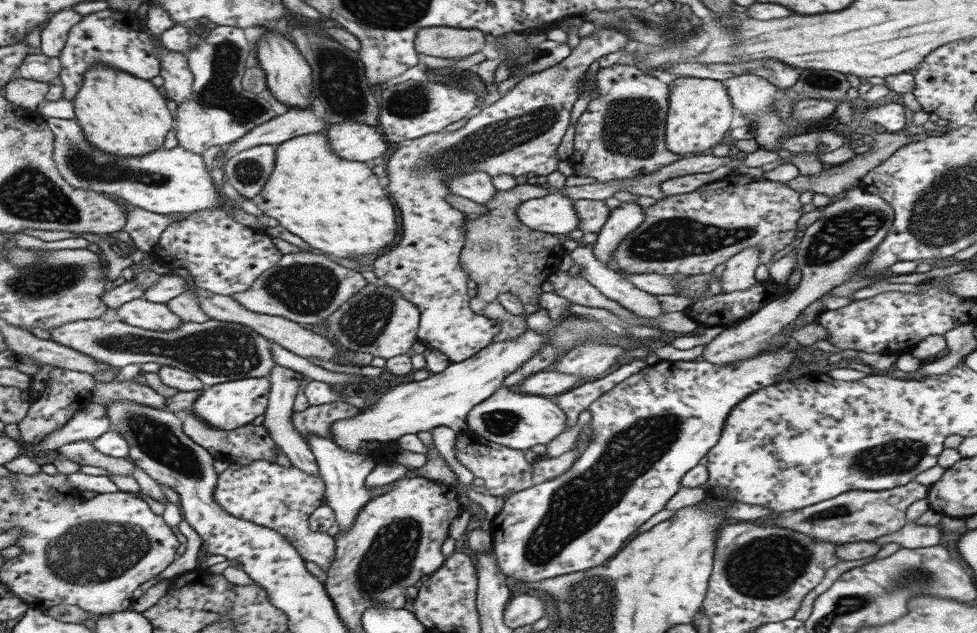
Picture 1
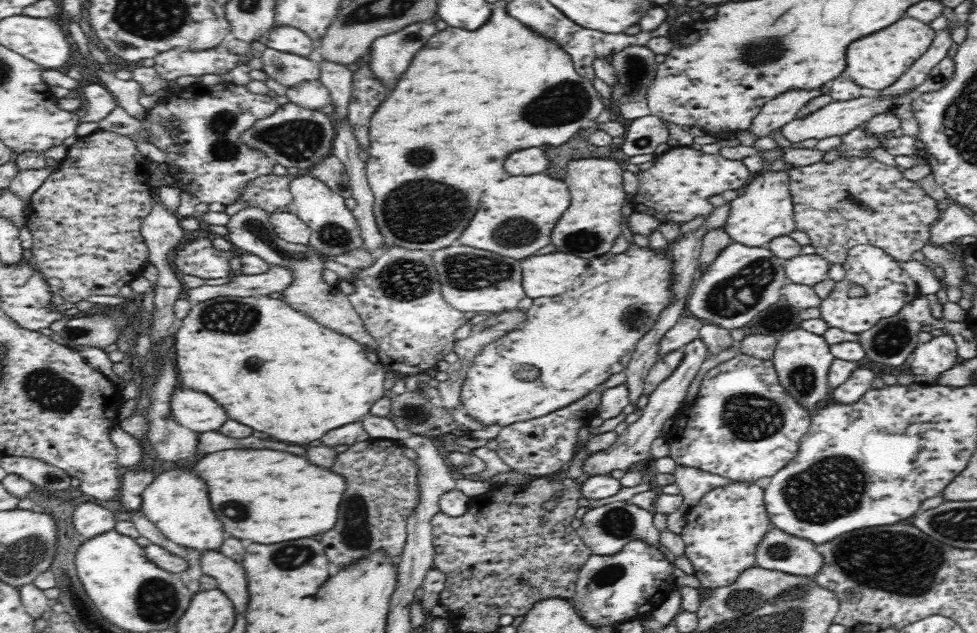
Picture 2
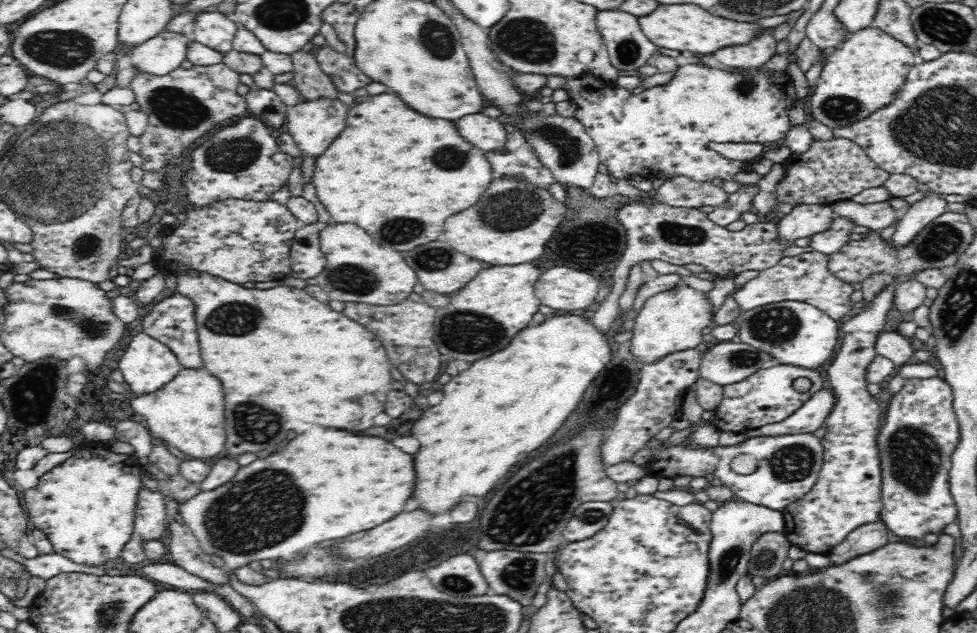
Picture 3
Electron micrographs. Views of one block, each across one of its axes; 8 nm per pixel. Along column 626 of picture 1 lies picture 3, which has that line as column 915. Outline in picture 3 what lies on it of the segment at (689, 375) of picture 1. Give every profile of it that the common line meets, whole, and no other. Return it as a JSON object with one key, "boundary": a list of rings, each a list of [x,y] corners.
{"boundary":[[[940,374],[930,378],[908,378],[903,388],[893,394],[887,407],[884,424],[876,434],[876,443],[880,454],[882,484],[881,499],[883,502],[880,518],[902,540],[918,540],[924,534],[940,534],[940,530],[954,522],[958,516],[956,501],[953,499],[949,471],[952,467],[951,455],[958,440],[960,427],[953,407],[952,387]]]}

